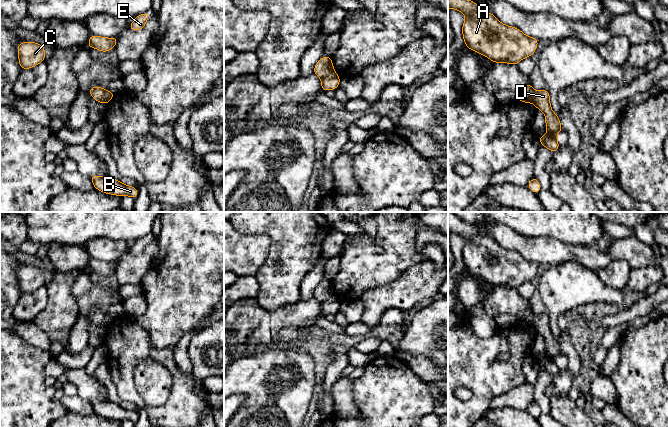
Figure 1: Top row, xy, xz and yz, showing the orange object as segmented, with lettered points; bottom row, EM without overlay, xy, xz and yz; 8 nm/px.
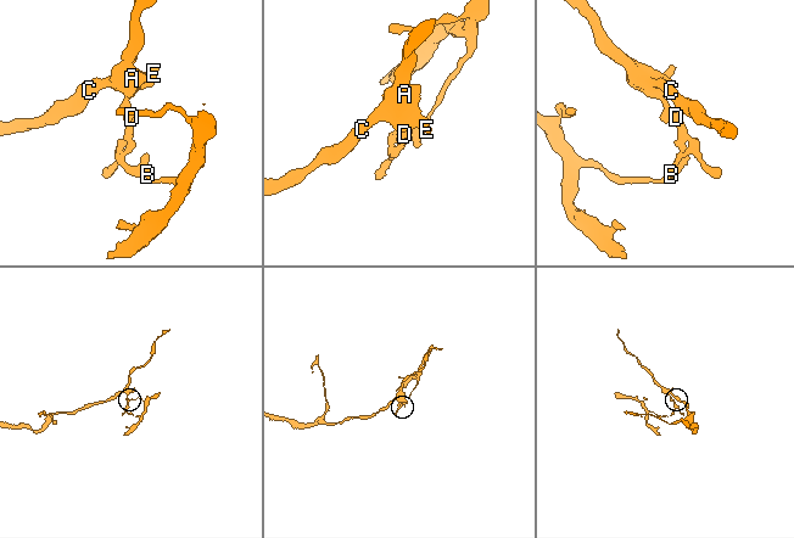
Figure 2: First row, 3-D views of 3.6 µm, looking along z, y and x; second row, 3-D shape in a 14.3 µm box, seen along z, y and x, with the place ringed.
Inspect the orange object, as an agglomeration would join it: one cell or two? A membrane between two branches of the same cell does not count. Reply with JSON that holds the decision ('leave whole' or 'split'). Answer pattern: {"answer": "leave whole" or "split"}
{"answer": "split"}

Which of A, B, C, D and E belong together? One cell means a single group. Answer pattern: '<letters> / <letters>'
A C E / B D

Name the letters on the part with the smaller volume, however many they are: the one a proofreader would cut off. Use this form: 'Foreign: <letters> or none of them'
Foreign: B, D

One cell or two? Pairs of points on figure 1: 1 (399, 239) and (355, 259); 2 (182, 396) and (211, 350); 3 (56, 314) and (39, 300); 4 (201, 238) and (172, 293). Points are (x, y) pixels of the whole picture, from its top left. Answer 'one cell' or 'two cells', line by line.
1: one cell
2: two cells
3: two cells
4: one cell

